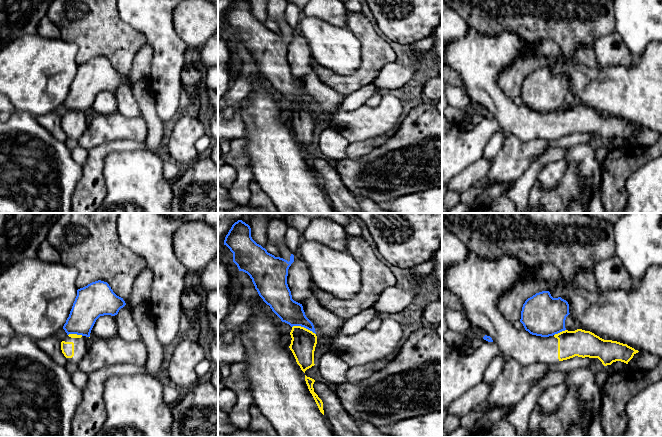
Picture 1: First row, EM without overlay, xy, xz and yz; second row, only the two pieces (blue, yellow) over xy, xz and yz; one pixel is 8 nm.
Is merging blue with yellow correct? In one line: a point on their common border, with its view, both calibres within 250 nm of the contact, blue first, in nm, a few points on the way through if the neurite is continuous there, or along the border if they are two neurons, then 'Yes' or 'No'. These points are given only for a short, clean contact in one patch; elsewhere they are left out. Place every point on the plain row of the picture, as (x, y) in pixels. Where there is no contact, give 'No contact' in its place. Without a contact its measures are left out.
Touches blue at xz (304, 103). Thickness 190 nm (blue) against 200 nm. No

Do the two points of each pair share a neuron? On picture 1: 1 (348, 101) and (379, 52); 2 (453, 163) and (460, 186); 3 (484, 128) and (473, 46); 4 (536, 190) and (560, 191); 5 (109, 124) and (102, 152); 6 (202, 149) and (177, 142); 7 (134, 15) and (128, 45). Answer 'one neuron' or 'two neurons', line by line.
1: two neurons
2: two neurons
3: two neurons
4: one neuron
5: two neurons
6: two neurons
7: two neurons

